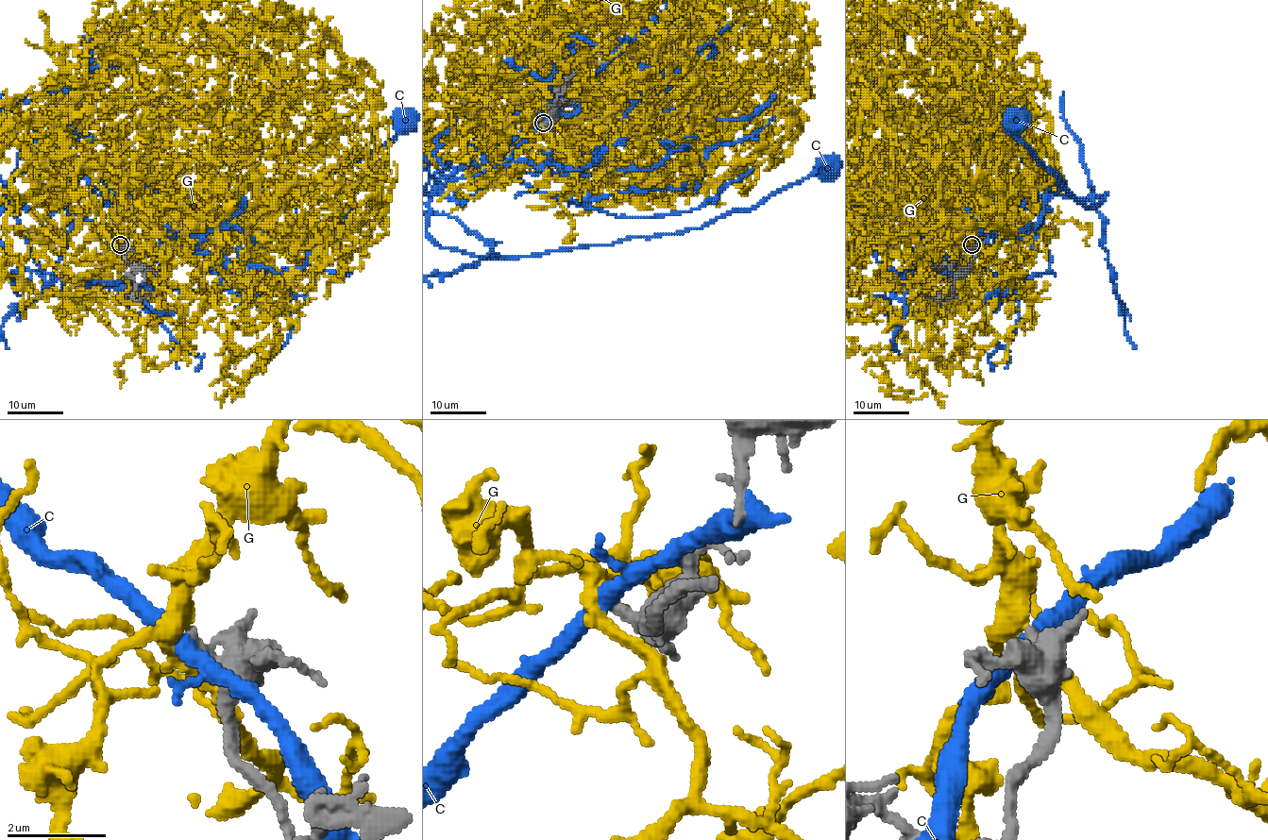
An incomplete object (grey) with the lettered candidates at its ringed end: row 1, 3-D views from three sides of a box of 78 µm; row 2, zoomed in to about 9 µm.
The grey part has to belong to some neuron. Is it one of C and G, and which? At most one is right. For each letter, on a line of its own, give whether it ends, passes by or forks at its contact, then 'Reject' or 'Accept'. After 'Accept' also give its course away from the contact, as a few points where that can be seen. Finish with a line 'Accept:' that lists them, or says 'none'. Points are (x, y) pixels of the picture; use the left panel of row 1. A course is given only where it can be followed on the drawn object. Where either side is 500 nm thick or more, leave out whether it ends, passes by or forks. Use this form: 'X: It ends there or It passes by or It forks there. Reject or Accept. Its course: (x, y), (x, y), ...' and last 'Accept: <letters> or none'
C: It forks there. Reject
G: It forks there. Accept
Accept: G

